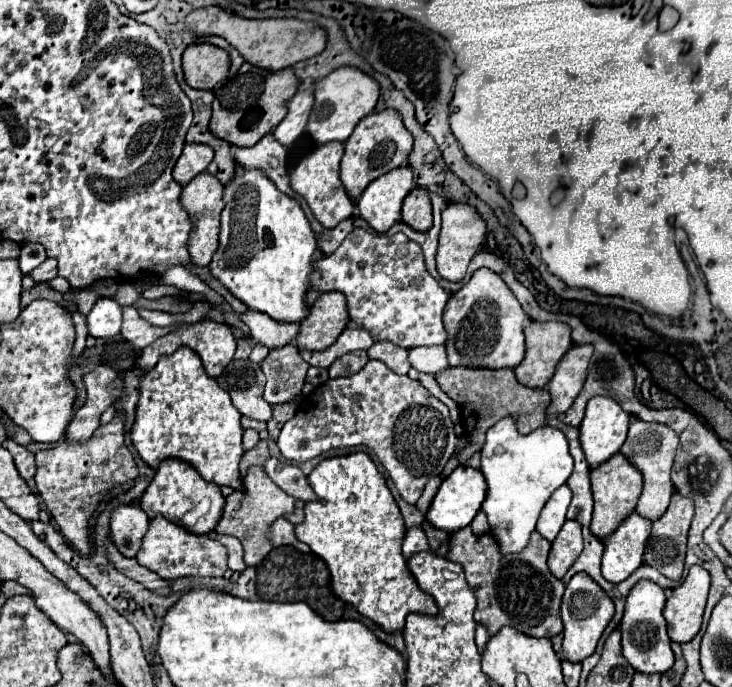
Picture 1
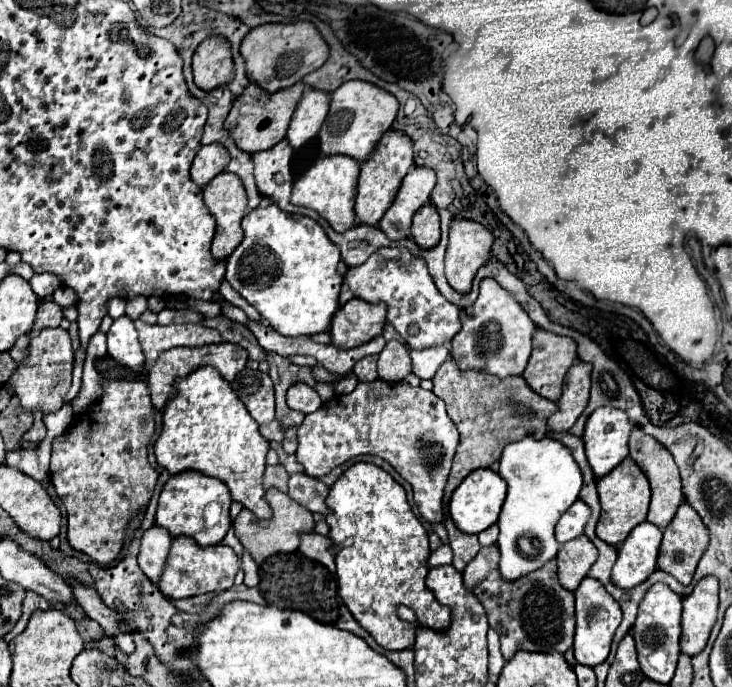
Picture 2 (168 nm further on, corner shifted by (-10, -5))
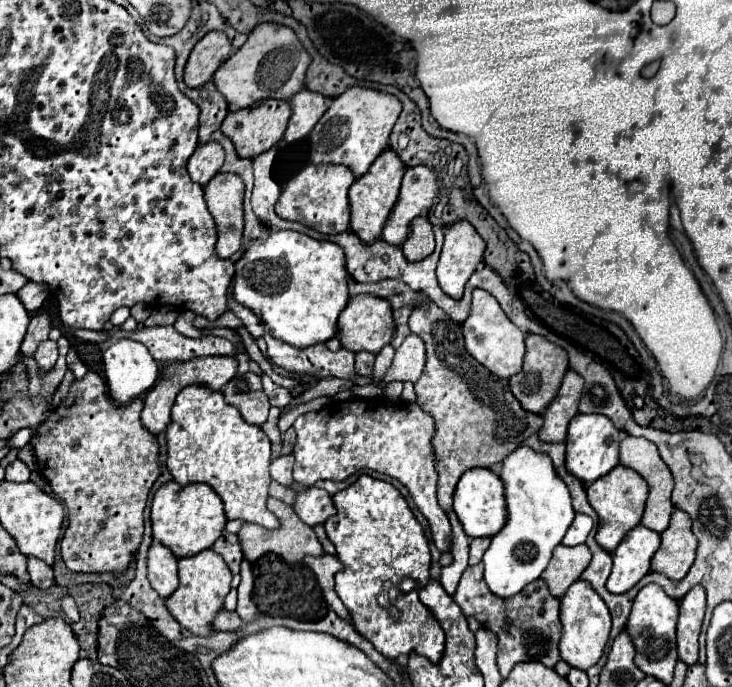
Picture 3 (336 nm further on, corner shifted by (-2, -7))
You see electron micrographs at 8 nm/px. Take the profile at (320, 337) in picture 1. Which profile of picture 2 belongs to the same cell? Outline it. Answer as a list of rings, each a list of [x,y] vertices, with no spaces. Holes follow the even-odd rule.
[[[350,299],[342,305],[330,323],[332,345],[338,349],[352,349],[382,333],[386,323],[386,305],[372,305],[362,299]]]

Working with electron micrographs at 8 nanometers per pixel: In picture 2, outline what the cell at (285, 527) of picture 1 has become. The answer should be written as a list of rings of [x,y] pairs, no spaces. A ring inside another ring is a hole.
[[[308,533],[308,535],[300,537],[300,547],[298,549],[306,557],[310,557],[310,559],[322,563],[322,565],[326,565],[334,573],[336,571],[334,569],[334,553],[328,551],[328,547],[330,547],[330,539],[328,537],[318,535],[318,533]]]

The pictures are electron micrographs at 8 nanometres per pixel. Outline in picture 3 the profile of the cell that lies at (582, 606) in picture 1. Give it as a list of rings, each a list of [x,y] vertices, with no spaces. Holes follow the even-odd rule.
[[[576,581],[570,585],[566,595],[560,601],[560,621],[562,621],[562,639],[560,639],[560,657],[576,669],[586,671],[588,667],[596,665],[602,657],[604,647],[610,635],[610,611],[602,597],[586,581]]]

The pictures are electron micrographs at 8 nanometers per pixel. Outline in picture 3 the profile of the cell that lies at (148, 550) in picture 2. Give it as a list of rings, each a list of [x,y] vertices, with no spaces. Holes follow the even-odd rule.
[[[156,541],[148,551],[148,579],[162,599],[168,599],[178,589],[178,557]]]

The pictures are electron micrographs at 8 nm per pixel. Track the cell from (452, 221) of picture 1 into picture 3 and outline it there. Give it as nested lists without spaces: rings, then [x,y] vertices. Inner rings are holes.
[[[458,221],[446,229],[436,269],[438,283],[446,295],[452,299],[462,297],[464,285],[474,273],[476,265],[482,261],[484,249],[484,239],[468,221]]]

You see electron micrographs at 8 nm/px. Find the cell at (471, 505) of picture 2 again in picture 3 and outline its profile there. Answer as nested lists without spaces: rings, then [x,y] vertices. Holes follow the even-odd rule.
[[[468,469],[454,491],[454,511],[464,527],[464,533],[474,539],[474,537],[494,537],[498,529],[506,525],[506,497],[504,497],[504,487],[502,479],[492,473],[490,469]]]

